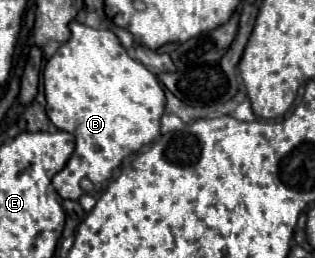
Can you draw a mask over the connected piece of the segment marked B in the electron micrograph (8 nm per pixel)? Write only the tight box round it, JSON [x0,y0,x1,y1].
[43,21,165,199]

